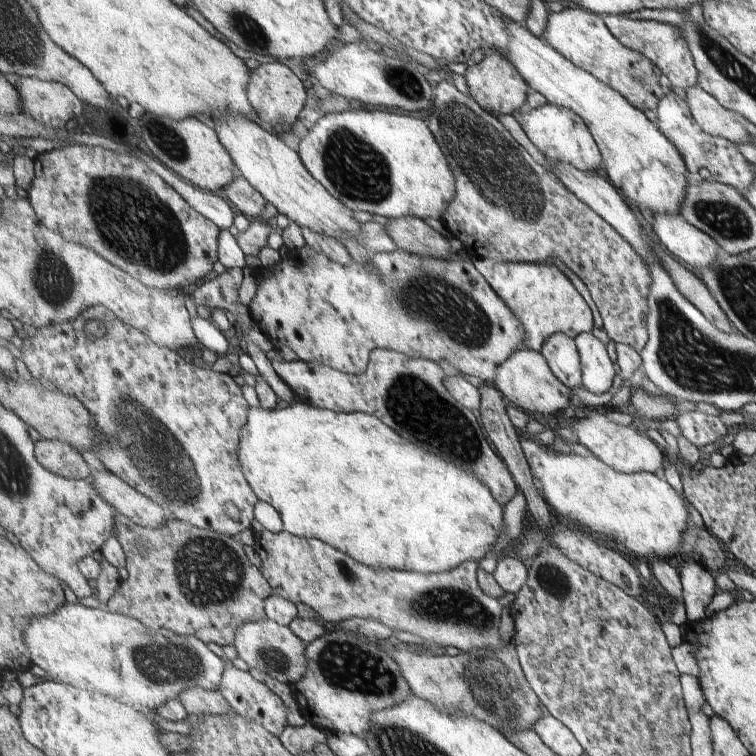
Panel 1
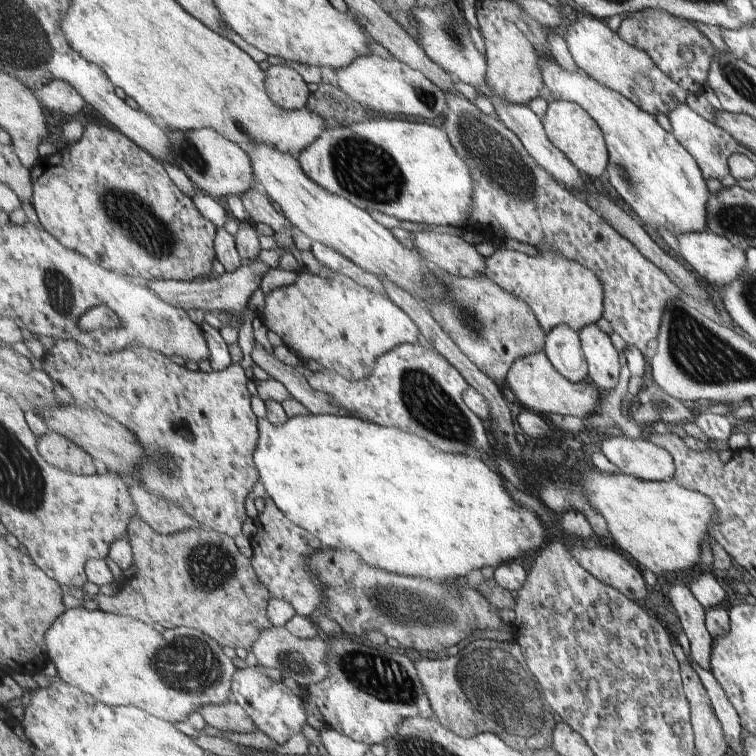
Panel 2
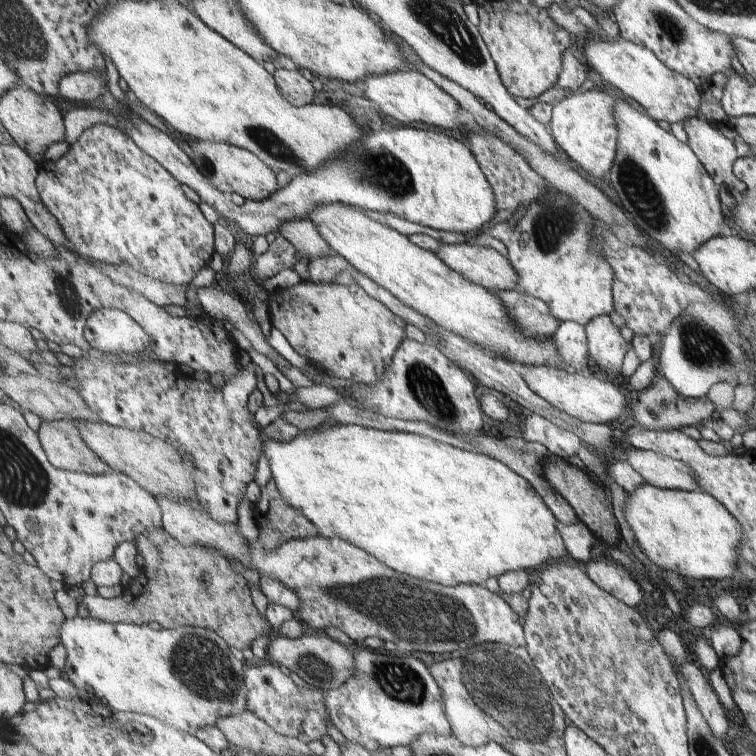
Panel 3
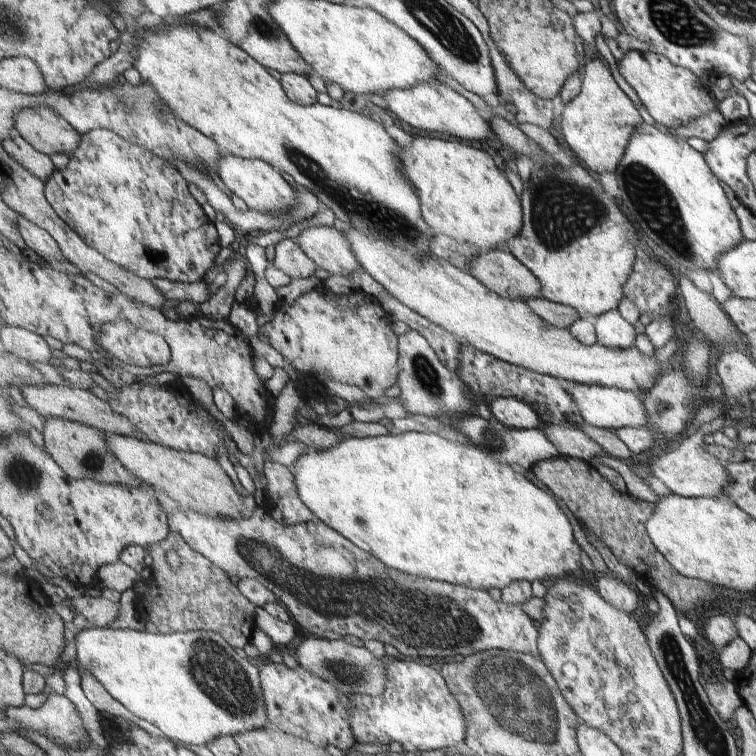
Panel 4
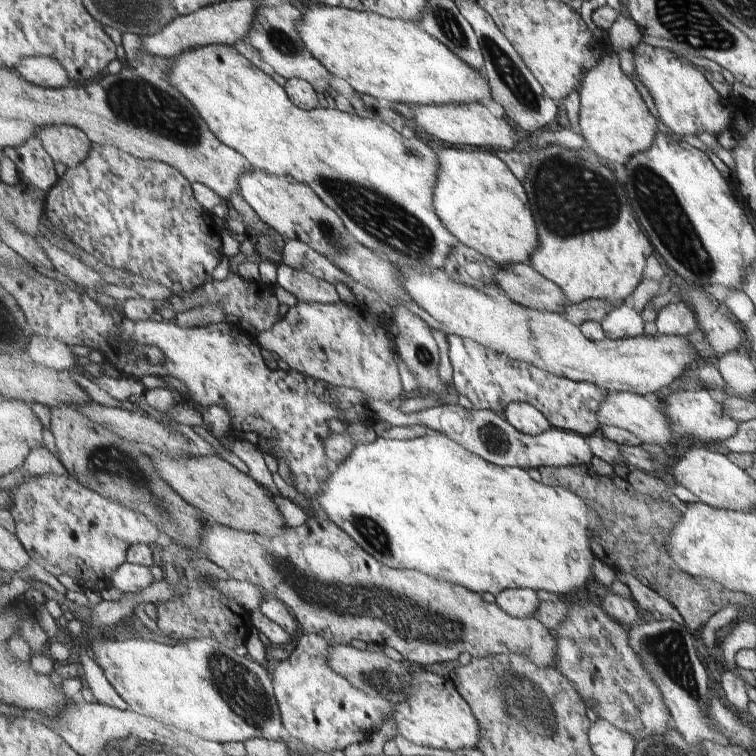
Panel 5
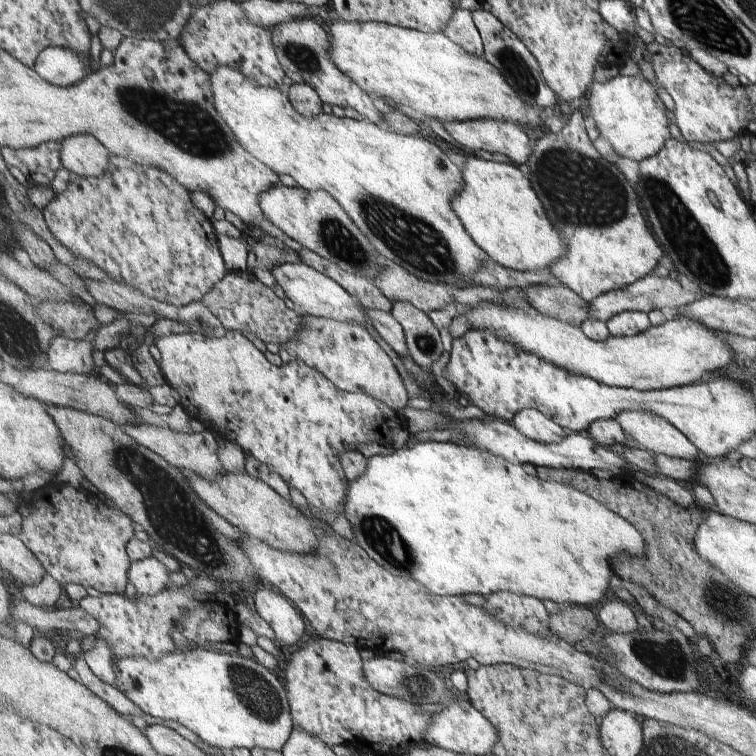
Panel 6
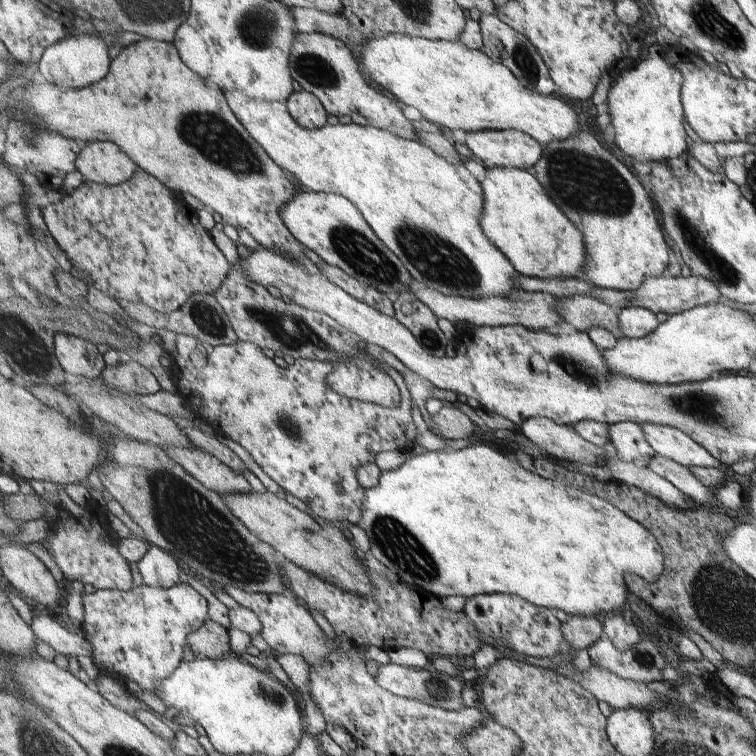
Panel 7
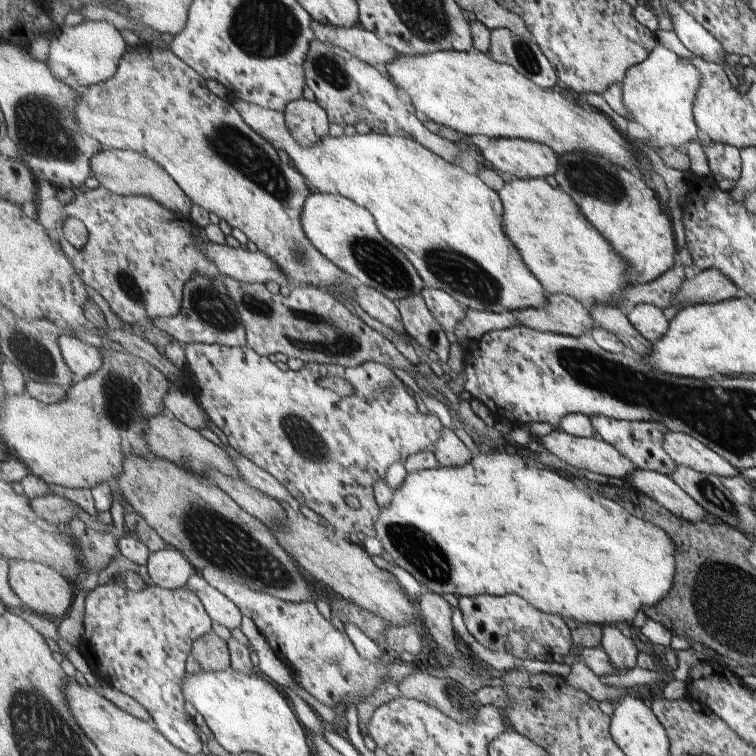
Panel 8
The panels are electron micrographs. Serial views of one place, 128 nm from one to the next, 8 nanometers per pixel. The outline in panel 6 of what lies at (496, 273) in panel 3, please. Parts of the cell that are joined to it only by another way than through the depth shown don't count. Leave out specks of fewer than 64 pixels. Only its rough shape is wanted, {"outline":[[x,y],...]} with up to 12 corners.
{"outline":[[567,285],[523,289],[537,313],[580,326],[590,302]]}

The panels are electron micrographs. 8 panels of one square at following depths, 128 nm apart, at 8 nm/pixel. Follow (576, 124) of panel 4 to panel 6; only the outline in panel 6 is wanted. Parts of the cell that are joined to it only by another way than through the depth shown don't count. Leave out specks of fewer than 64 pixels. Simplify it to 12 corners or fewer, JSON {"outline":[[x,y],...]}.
{"outline":[[619,72],[589,92],[589,121],[644,161],[676,135],[657,86]]}

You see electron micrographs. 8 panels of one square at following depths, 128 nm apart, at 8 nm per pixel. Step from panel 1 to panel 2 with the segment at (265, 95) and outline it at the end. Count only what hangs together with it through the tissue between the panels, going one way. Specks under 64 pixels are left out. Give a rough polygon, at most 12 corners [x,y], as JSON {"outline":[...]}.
{"outline":[[273,61],[268,93],[291,111],[307,106],[309,86],[297,70]]}

